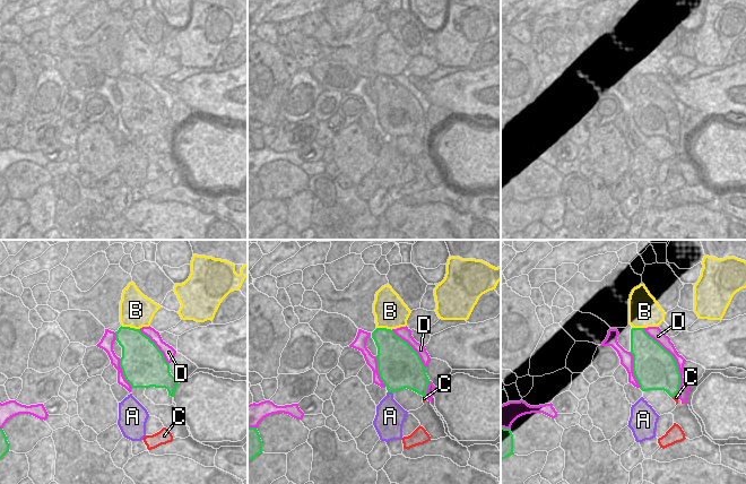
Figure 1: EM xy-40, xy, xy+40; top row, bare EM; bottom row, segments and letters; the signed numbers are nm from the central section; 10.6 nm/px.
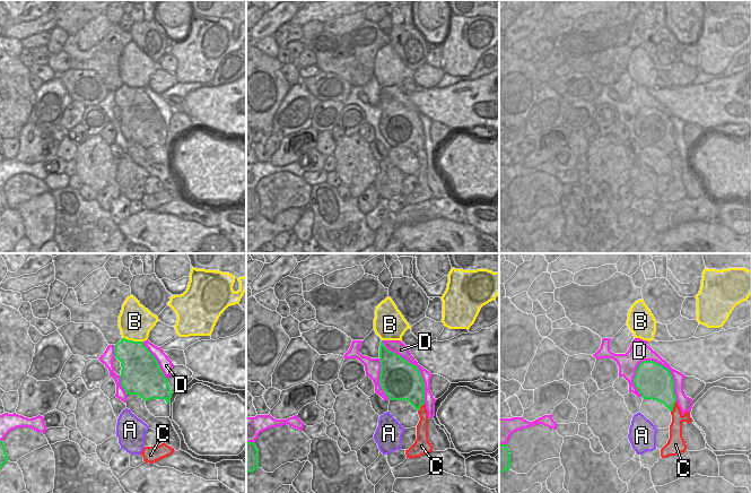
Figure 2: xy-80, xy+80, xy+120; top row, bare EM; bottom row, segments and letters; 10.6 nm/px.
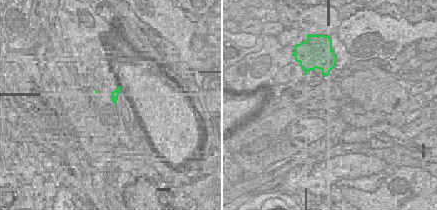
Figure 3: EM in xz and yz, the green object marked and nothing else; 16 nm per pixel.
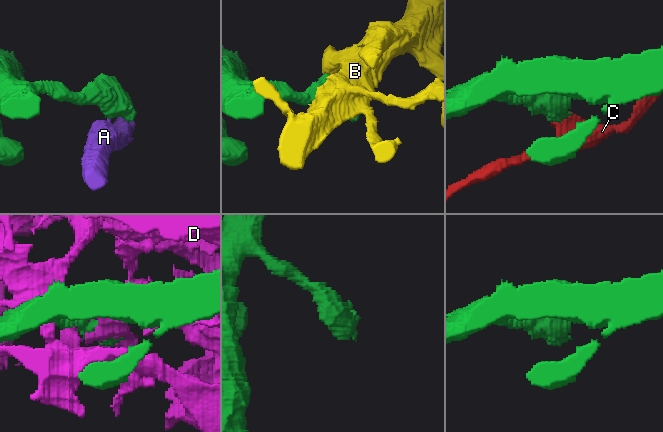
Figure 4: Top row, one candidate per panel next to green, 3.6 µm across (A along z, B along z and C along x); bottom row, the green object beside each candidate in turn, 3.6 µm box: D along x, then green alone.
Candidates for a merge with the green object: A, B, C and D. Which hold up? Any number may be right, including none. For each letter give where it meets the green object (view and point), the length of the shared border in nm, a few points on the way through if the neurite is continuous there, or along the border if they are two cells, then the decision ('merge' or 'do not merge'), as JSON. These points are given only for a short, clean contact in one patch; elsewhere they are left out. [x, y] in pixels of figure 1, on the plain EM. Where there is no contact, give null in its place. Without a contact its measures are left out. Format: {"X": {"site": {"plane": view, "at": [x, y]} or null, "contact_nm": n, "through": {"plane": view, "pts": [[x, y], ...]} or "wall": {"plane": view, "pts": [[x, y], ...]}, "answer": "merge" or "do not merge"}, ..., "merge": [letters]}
{"A": {"site": {"plane": "xy", "at": [390, 138]}, "contact_nm": 70, "wall": {"plane": "xy", "pts": [[388, 138], [392, 140]]}, "answer": "do not merge"}, "B": {"site": {"plane": "xy-40", "at": [130, 75]}, "contact_nm": 200, "answer": "do not merge"}, "C": {"site": {"plane": "xy+40", "at": [675, 141]}, "contact_nm": 110, "wall": {"plane": "xy+40", "pts": [[678, 137], [671, 144]]}, "answer": "do not merge"}, "D": {"site": {"plane": "xy+40", "at": [674, 105]}, "contact_nm": 800, "answer": "do not merge"}, "merge": []}

